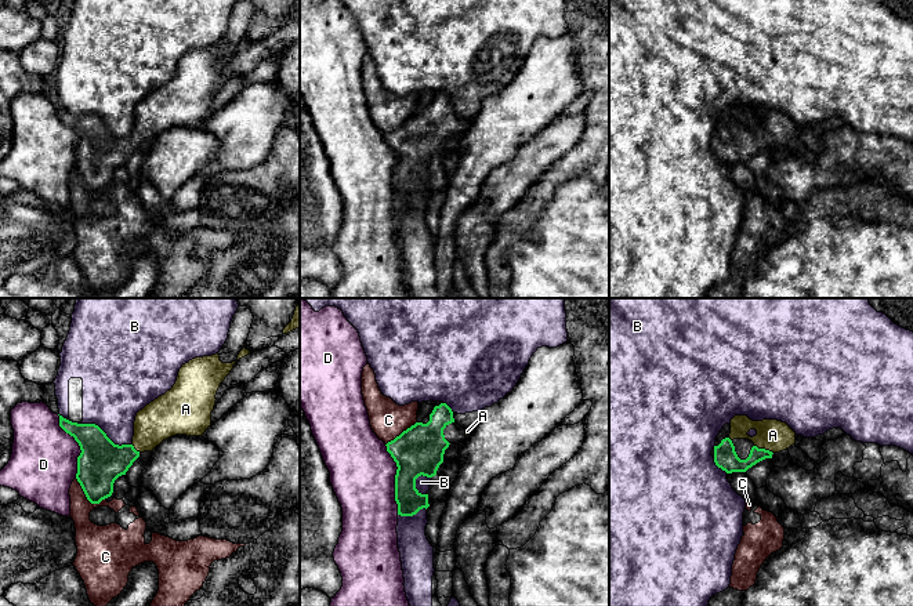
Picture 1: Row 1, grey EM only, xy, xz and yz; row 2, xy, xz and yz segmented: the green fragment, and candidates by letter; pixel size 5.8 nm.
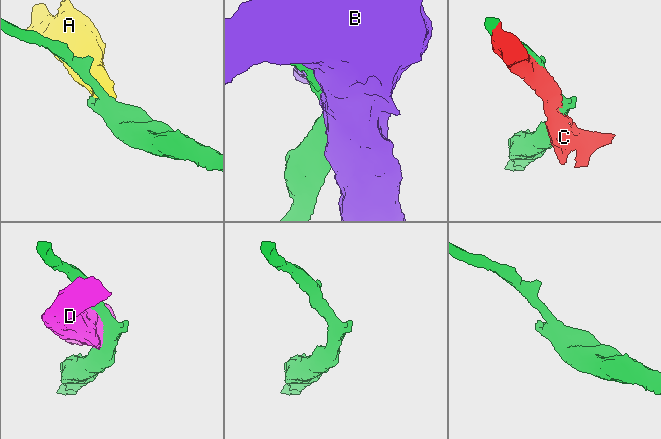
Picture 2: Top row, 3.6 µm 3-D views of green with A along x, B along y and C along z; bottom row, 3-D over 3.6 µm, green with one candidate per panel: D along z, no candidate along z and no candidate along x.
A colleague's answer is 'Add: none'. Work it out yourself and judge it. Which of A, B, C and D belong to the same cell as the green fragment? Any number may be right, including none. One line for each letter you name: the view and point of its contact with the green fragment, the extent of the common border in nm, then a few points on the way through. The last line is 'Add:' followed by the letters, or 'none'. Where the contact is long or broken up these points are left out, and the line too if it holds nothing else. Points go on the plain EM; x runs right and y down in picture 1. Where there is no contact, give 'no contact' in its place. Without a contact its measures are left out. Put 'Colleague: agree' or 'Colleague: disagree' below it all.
A: yz (764, 140) | 120 nm
Add: A
Colleague: disagree

